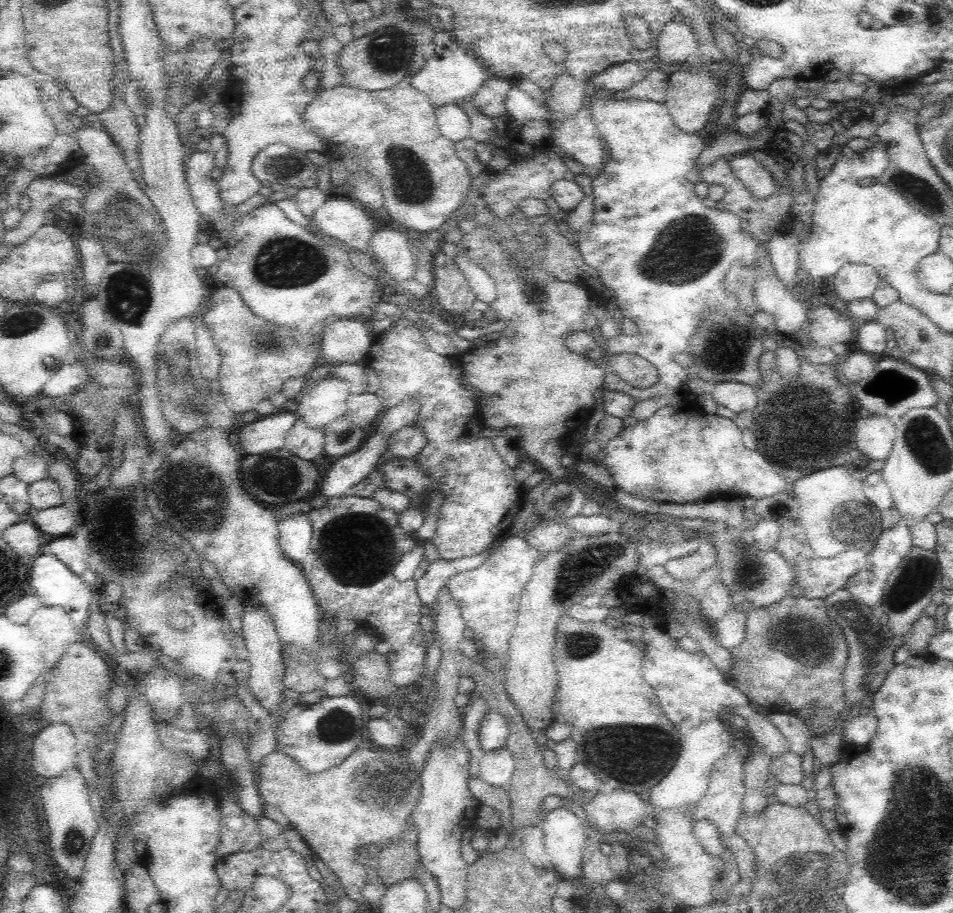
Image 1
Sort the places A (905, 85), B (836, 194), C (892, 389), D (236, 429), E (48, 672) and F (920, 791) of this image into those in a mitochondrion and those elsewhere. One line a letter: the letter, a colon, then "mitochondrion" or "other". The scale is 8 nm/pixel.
A: other
B: other
C: mitochondrion
D: other
E: other
F: mitochondrion

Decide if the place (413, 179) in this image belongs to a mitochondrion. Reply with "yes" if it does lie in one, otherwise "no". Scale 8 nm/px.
yes

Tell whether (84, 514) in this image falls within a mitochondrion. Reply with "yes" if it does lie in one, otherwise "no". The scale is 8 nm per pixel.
no

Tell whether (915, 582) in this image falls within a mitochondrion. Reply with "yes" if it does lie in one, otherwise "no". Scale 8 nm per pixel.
yes

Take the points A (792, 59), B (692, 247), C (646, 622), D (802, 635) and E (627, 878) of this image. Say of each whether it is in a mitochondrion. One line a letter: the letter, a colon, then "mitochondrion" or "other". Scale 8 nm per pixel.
A: other
B: mitochondrion
C: other
D: mitochondrion
E: other

